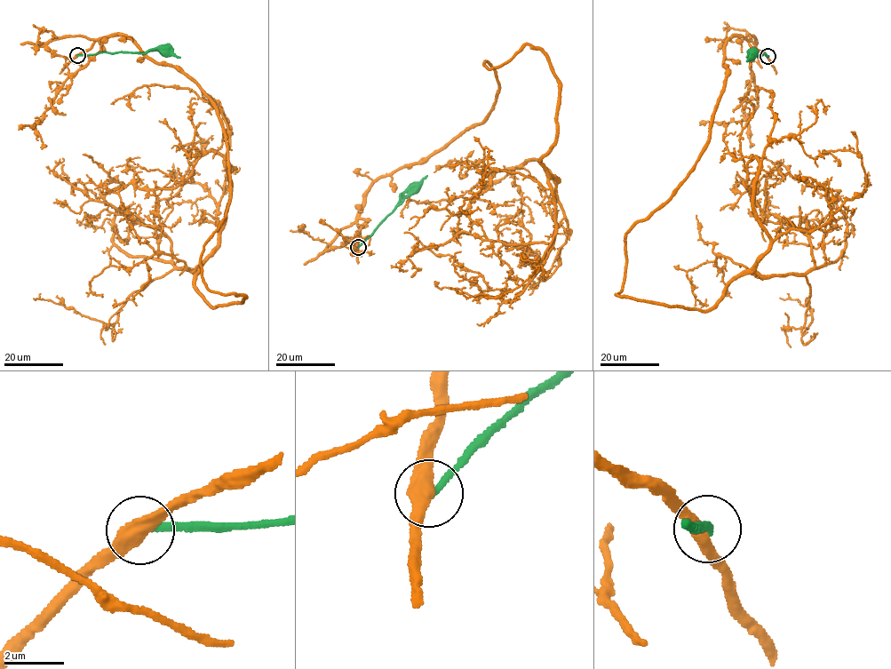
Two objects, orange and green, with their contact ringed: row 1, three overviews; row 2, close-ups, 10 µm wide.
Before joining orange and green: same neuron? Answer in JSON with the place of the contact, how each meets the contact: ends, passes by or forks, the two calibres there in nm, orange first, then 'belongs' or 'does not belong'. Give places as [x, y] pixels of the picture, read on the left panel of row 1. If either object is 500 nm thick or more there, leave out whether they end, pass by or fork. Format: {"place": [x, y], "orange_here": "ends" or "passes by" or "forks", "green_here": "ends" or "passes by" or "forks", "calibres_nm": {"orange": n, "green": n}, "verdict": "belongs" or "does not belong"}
{"place": [77, 55], "orange_here": "passes by", "green_here": "ends", "calibres_nm": {"orange": 460, "green": 240}, "verdict": "does not belong"}

